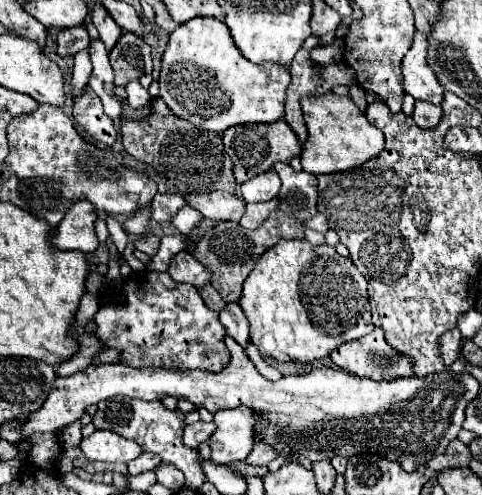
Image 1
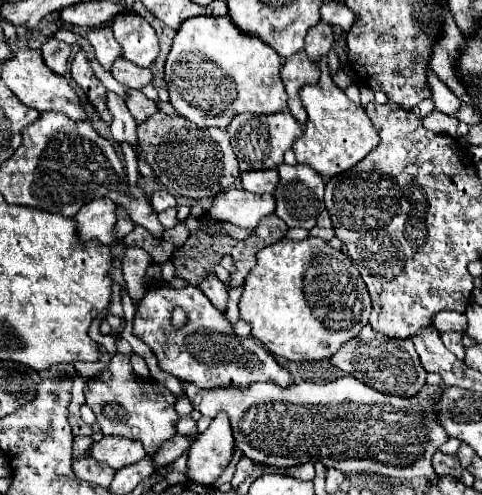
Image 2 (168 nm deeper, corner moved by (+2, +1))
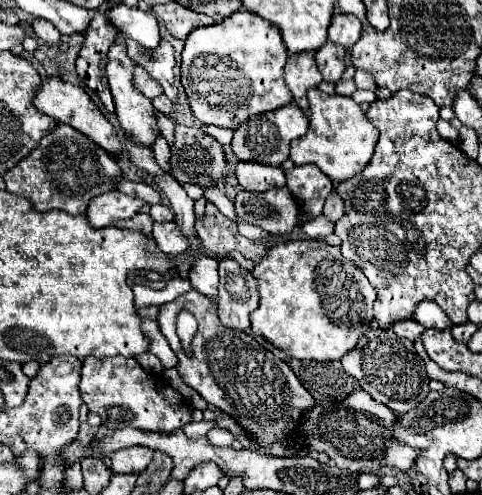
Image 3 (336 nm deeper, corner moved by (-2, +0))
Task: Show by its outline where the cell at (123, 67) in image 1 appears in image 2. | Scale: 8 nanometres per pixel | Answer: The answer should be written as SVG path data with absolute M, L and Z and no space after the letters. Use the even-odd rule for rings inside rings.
M120 57L114 65L112 65L112 75L116 81L120 81L122 85L130 87L130 89L142 89L144 85L148 85L152 81L152 71L138 67L130 61L126 61L124 57Z

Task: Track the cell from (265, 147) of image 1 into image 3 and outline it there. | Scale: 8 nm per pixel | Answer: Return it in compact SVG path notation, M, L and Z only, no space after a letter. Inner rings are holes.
M294 104L278 108L274 112L250 116L240 128L234 130L232 150L240 162L258 162L268 166L280 166L290 154L290 142L308 132L308 116Z

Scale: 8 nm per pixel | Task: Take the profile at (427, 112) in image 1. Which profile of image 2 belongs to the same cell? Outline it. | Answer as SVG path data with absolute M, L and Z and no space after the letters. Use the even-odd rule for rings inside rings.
M434 111L432 115L424 117L424 127L434 131L434 133L446 133L446 135L456 135L456 129L458 129L458 119L456 117L450 117L450 115L444 115L444 113L438 113Z

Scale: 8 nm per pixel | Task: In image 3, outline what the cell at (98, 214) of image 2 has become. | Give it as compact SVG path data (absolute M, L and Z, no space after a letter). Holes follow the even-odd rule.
M112 190L92 200L86 210L86 216L92 228L106 228L106 226L112 226L116 220L132 218L142 204L144 204L142 200L136 200L132 196L126 196L124 192Z

